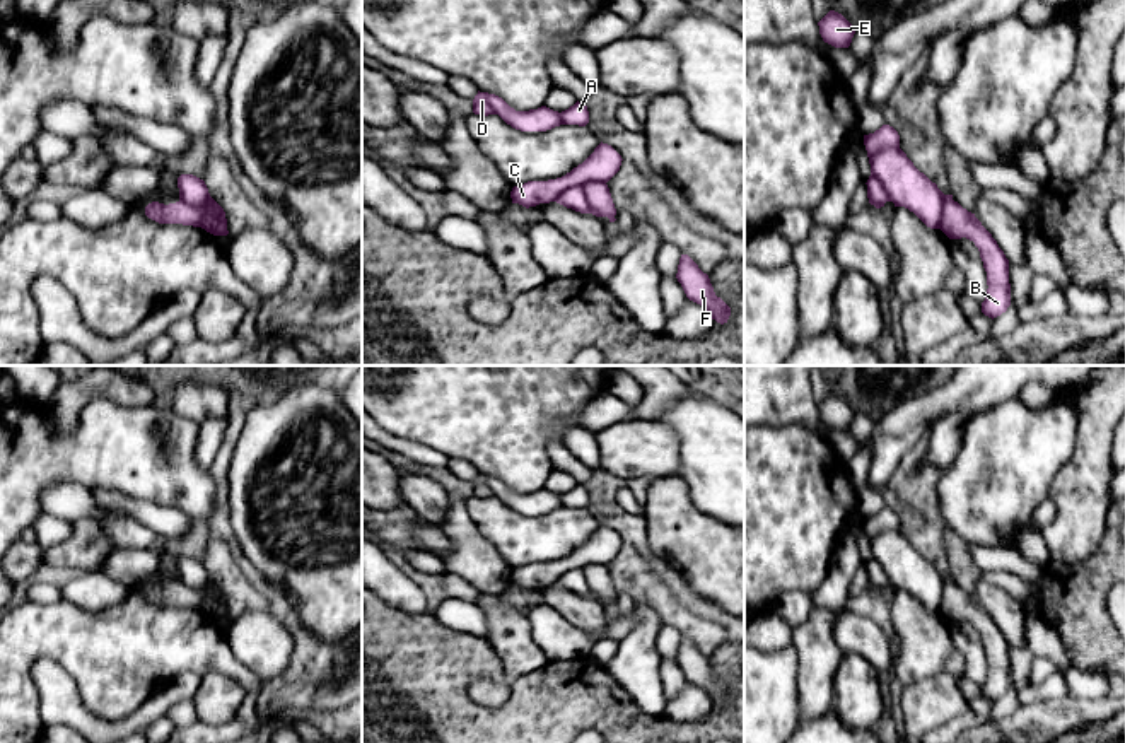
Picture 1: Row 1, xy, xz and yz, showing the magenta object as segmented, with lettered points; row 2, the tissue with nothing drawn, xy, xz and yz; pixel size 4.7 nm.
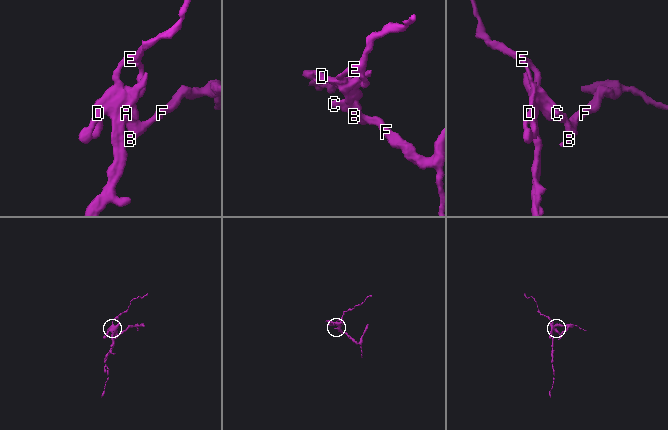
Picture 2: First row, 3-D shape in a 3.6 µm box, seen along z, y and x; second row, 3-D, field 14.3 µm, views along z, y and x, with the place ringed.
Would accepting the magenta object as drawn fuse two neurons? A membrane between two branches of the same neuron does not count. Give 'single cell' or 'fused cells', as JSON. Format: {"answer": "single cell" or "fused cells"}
{"answer": "fused cells"}

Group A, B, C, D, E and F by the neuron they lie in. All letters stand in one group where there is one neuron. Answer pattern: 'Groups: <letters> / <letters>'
Groups: A C D E / B F

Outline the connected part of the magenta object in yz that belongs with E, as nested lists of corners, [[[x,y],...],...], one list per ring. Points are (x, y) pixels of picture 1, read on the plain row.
[[[830,393],[818,408],[823,424],[835,430],[848,430],[855,417],[852,407],[835,393]]]

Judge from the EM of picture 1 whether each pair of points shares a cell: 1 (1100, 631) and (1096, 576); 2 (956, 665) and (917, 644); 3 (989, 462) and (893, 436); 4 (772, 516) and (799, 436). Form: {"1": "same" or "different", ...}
{"1": "same", "2": "same", "3": "different", "4": "same"}

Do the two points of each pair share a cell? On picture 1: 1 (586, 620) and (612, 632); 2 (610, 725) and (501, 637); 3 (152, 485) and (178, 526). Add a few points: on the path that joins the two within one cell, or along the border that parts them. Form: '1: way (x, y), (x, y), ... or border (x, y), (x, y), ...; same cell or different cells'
1: border (565, 619), (586, 631), (603, 631), (606, 627); different cells
2: border (501, 658), (511, 677), (540, 670), (550, 661); different cells
3: border (125, 496), (176, 506), (190, 518); different cells

